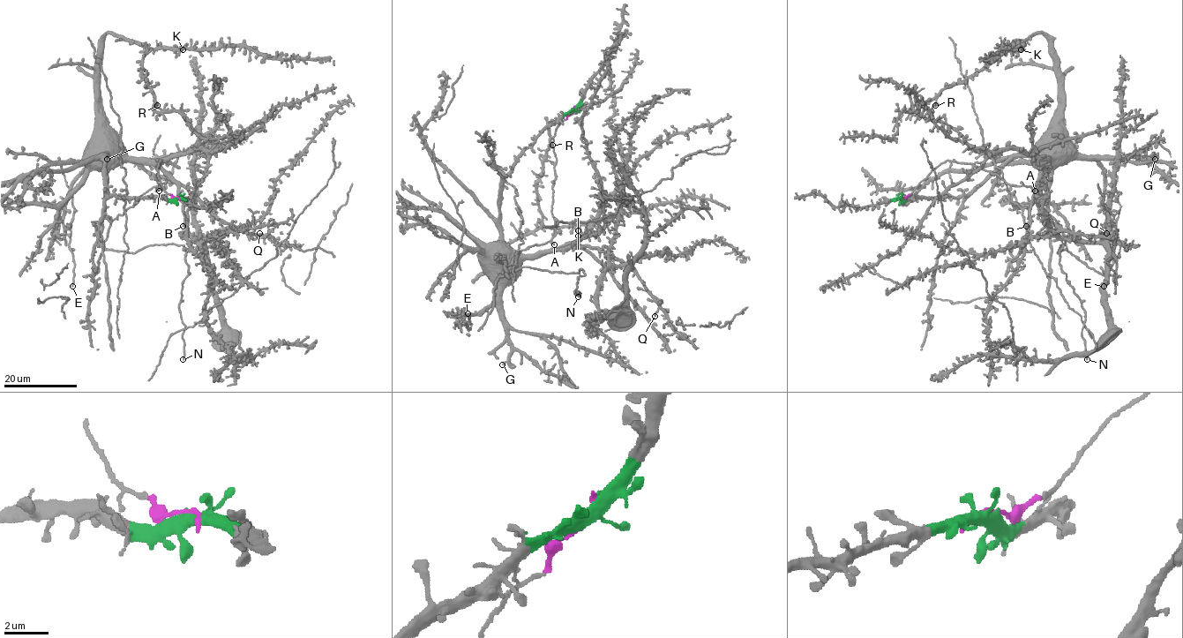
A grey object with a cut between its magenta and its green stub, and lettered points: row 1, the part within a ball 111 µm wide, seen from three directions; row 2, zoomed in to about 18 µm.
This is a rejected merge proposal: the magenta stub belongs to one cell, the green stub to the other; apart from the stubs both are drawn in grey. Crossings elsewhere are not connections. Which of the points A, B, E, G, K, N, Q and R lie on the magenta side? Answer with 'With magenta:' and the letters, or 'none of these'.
With magenta: A, N

